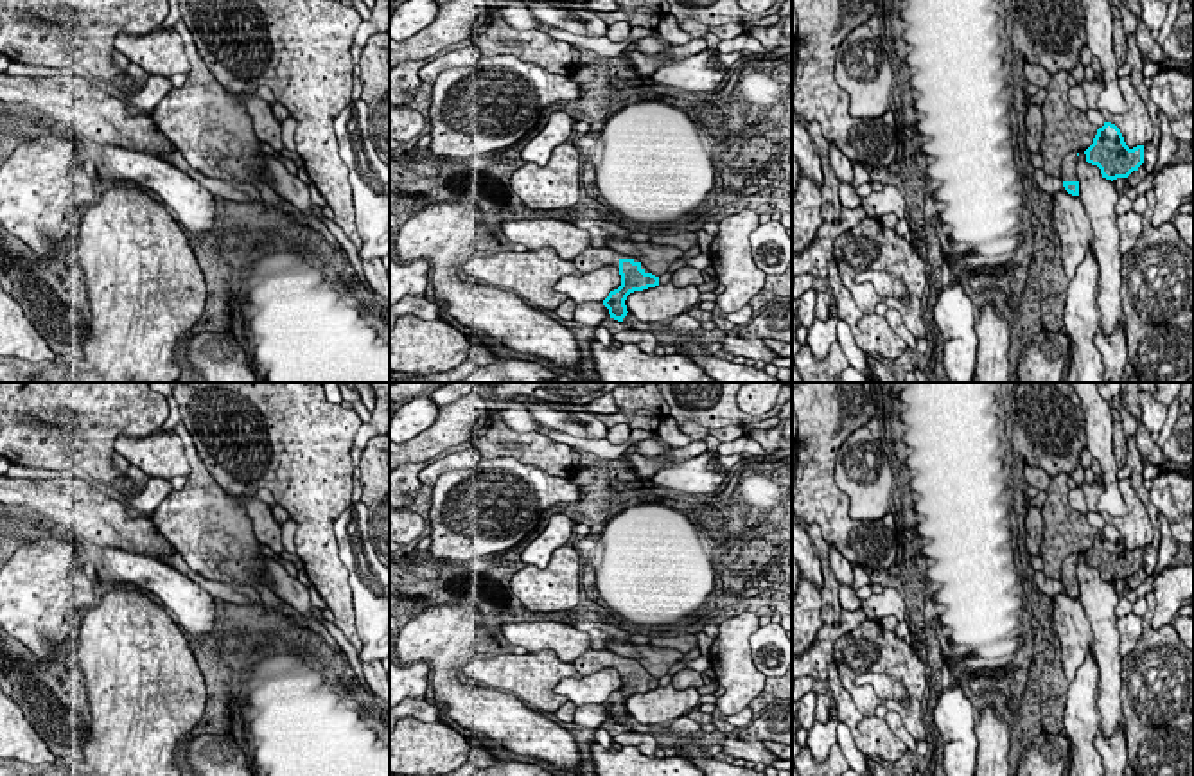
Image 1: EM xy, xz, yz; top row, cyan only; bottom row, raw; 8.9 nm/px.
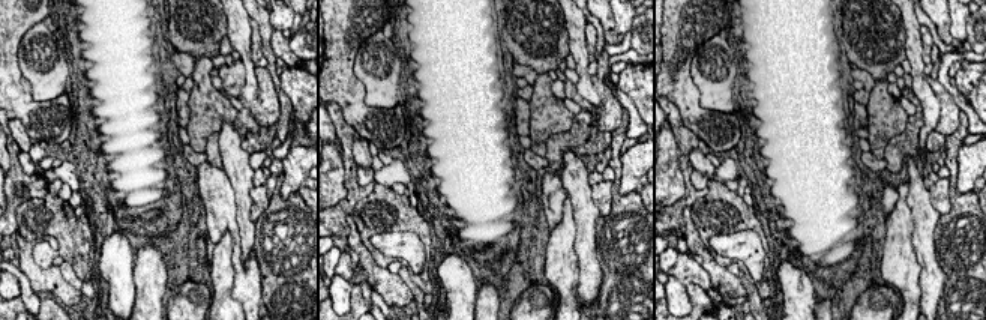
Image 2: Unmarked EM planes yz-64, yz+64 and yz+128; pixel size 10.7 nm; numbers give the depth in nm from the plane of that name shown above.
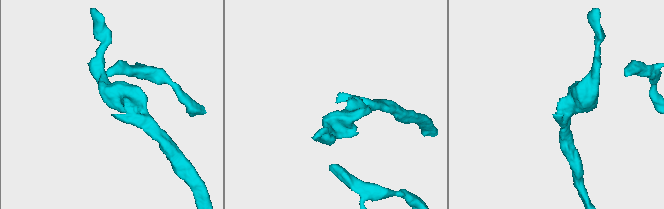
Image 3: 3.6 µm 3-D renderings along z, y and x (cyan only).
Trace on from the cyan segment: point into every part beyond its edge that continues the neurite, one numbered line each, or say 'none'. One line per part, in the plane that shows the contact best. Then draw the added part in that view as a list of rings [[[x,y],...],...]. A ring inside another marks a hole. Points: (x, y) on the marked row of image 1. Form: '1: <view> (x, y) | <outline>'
1: xz (591, 259) | [[[587,248],[578,257],[573,259],[573,264],[582,271],[589,273],[594,269],[600,269],[603,266],[616,266],[619,269],[621,259],[632,259],[634,262],[639,262],[639,259],[623,255],[619,251],[614,251],[610,248]]]

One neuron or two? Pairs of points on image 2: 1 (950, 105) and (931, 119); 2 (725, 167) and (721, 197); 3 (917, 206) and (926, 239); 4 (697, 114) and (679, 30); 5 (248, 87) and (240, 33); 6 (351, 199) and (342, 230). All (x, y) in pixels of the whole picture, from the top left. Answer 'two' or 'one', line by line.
1: two
2: two
3: one
4: one
5: one
6: one

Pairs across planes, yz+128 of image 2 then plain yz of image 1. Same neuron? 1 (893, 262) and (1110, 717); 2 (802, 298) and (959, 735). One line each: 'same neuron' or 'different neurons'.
1: different neurons
2: same neuron

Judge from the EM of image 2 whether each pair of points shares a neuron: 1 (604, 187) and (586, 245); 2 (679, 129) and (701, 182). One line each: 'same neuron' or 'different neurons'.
1: different neurons
2: different neurons

